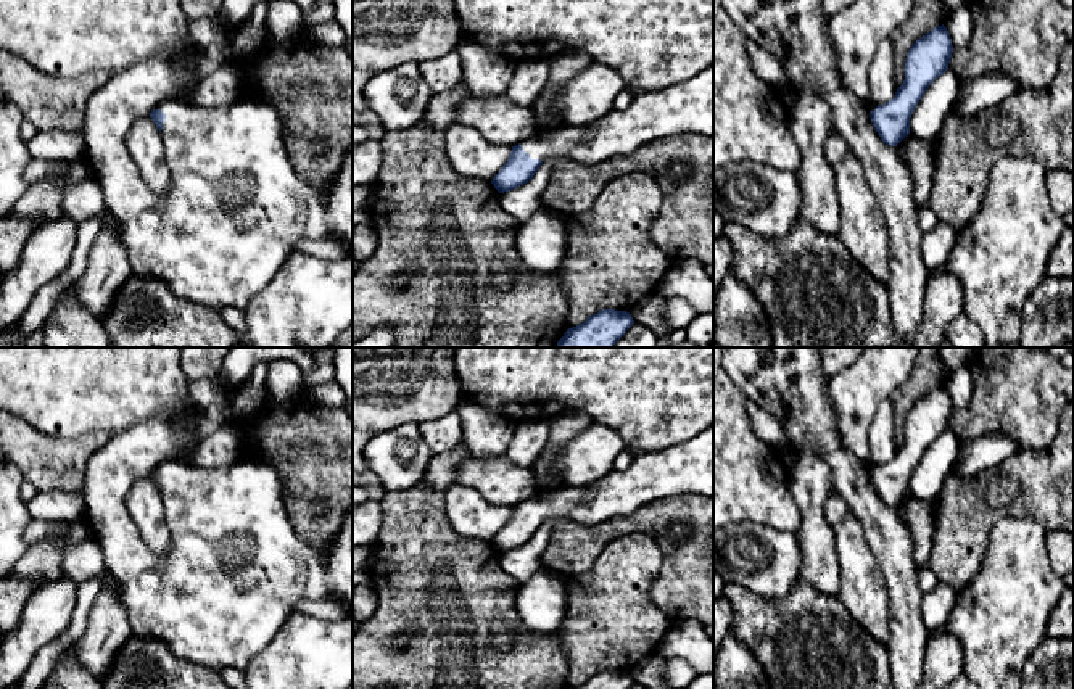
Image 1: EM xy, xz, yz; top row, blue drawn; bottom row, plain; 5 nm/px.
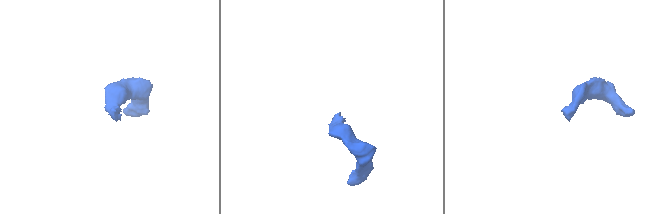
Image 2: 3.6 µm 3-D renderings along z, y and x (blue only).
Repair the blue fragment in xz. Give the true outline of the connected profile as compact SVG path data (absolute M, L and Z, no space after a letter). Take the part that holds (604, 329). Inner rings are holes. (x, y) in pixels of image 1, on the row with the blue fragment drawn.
M602 309L568 328L557 341L557 348L613 348L633 324L626 311Z

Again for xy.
M153 56L109 77L89 97L82 114L85 159L105 195L108 217L118 225L118 237L134 275L161 280L176 296L221 314L225 307L245 311L253 296L271 283L295 253L299 240L341 240L353 246L353 146L348 148L335 177L317 188L295 171L282 119L271 101L251 92L235 105L204 108L179 101L176 98L179 84L176 66L163 56ZM147 114L164 142L164 158L171 172L166 196L150 190L126 146L129 130Z

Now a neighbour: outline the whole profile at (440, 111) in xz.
M462 80L449 92L433 93L422 116L422 122L443 134L448 127L456 124L456 103L462 100L465 92L467 84Z

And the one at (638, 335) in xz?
M634 322L613 348L662 348L662 340L649 327Z

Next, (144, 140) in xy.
M150 114L135 121L127 134L126 146L150 190L158 196L167 196L171 172L164 158L164 142Z

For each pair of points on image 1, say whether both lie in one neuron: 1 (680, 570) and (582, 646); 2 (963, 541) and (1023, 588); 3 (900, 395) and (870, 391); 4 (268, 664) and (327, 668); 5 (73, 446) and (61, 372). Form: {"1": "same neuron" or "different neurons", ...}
{"1": "different neurons", "2": "different neurons", "3": "different neurons", "4": "same neuron", "5": "different neurons"}

